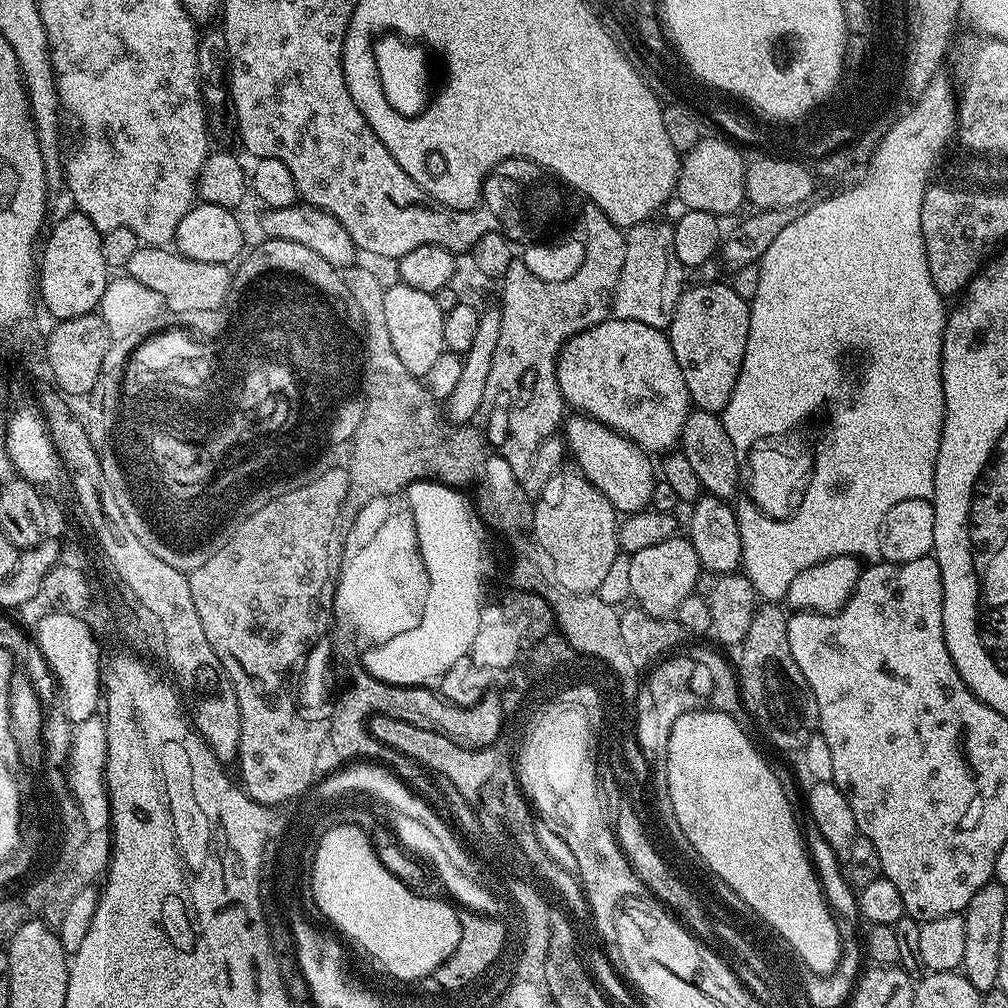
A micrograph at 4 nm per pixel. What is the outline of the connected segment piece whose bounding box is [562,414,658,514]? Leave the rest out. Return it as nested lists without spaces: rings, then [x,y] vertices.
[[[572,414],[567,417],[562,428],[562,437],[571,458],[573,456],[576,459],[575,467],[610,501],[617,513],[643,512],[653,503],[658,483],[657,477],[652,477],[653,457],[643,448],[639,448],[633,440],[619,436],[613,428],[607,428],[602,422],[592,420],[583,414]]]

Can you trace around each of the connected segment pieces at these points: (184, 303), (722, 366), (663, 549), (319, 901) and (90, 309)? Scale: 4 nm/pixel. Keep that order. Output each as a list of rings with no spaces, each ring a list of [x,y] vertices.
[[[141,246],[130,258],[126,274],[134,282],[142,282],[146,290],[162,294],[165,309],[180,316],[189,310],[210,310],[214,314],[219,313],[228,301],[234,272],[229,265],[191,260],[168,246]]]
[[[724,282],[688,286],[680,296],[674,318],[668,323],[666,335],[674,350],[674,358],[678,358],[678,366],[682,366],[682,378],[686,382],[689,401],[699,411],[723,413],[726,402],[730,402],[730,394],[734,394],[734,382],[738,382],[742,358],[746,354],[749,307],[749,301],[739,297]]]
[[[680,534],[672,536],[666,542],[658,542],[658,546],[646,546],[646,550],[631,553],[630,590],[635,607],[648,615],[671,617],[678,610],[678,606],[682,606],[683,600],[695,593],[701,571],[700,559],[694,550],[692,541]]]
[[[342,824],[331,829],[321,838],[320,844],[317,846],[316,857],[313,859],[312,881],[310,883],[312,896],[316,899],[316,908],[338,931],[345,932],[354,943],[361,944],[394,979],[402,980],[400,982],[420,981],[427,978],[428,975],[435,973],[436,968],[454,954],[460,938],[460,912],[456,908],[455,910],[452,909],[444,900],[435,900],[432,896],[420,896],[424,894],[406,887],[394,874],[390,874],[390,870],[386,870],[386,866],[380,861],[379,856],[377,856],[369,833],[367,832],[366,834],[363,831],[365,831],[363,827],[355,824]]]
[[[72,210],[53,226],[48,241],[42,244],[38,278],[40,295],[53,321],[91,316],[99,309],[102,294],[108,289],[110,269],[102,258],[102,233],[83,212]]]

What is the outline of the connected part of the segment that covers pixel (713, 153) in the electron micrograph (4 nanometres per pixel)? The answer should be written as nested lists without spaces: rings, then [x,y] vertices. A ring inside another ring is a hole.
[[[705,135],[694,147],[683,153],[680,173],[676,179],[675,199],[681,200],[690,212],[709,212],[712,216],[723,218],[740,207],[745,207],[744,169],[746,159],[735,143],[716,136]]]

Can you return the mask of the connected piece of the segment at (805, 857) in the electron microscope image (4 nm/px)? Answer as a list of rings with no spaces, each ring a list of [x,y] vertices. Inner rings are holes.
[[[708,706],[702,708],[682,714],[670,730],[666,753],[666,795],[674,806],[678,826],[686,830],[686,838],[701,856],[702,862],[728,883],[738,897],[744,898],[801,961],[804,959],[805,966],[809,968],[807,971],[826,976],[840,965],[840,927],[834,912],[828,909],[828,900],[824,897],[825,885],[821,883],[818,869],[809,855],[805,833],[800,833],[796,825],[792,804],[779,778],[760,757],[759,750],[752,745],[753,737],[743,732],[740,722],[726,712],[715,711]]]

